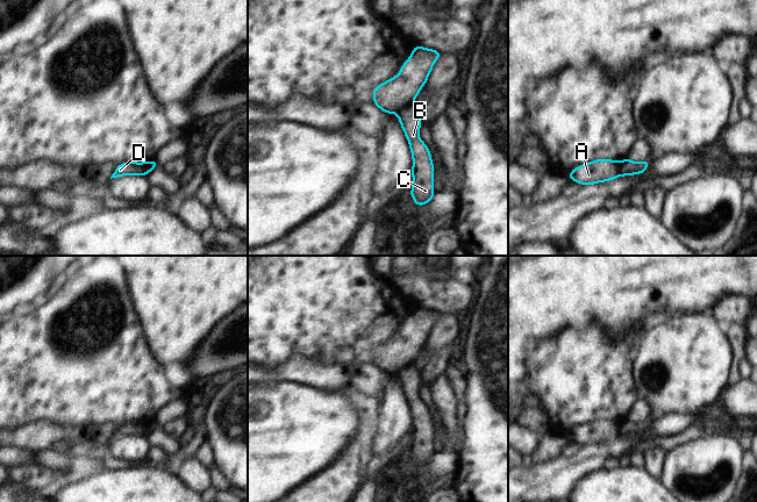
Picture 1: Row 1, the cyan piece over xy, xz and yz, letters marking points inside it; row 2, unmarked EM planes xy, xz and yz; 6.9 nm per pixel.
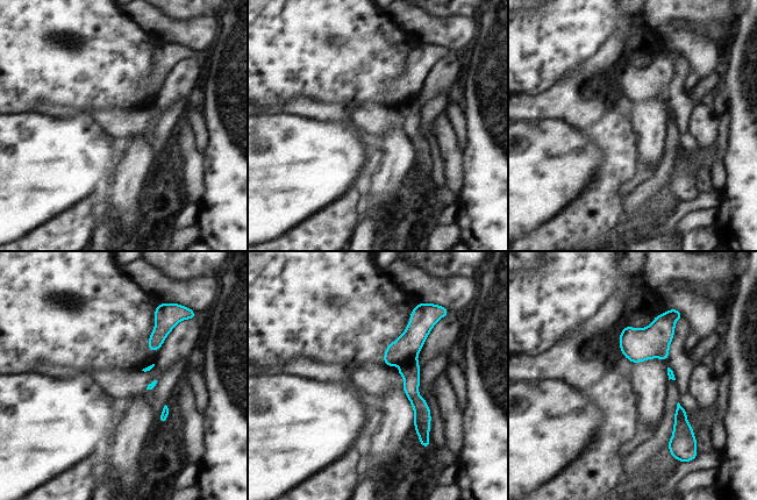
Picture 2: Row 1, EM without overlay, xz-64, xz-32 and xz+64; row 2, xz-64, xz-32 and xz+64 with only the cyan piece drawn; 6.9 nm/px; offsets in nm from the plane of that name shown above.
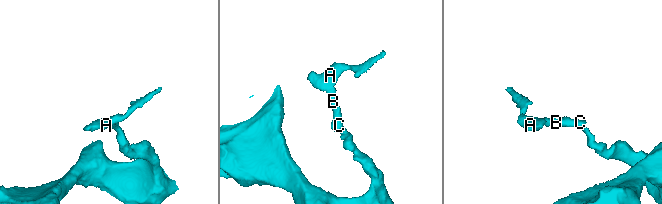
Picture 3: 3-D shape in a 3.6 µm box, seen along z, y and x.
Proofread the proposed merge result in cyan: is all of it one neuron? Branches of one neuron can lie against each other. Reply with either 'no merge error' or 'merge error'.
merge error

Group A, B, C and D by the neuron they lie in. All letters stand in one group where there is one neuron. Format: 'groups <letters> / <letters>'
groups A D / B C

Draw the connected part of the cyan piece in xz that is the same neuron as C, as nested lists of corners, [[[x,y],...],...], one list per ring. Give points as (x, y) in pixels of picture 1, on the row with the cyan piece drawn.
[[[412,103],[397,112],[413,156],[413,185],[410,196],[416,206],[429,203],[435,194],[434,165],[428,146],[420,139],[420,110]]]

